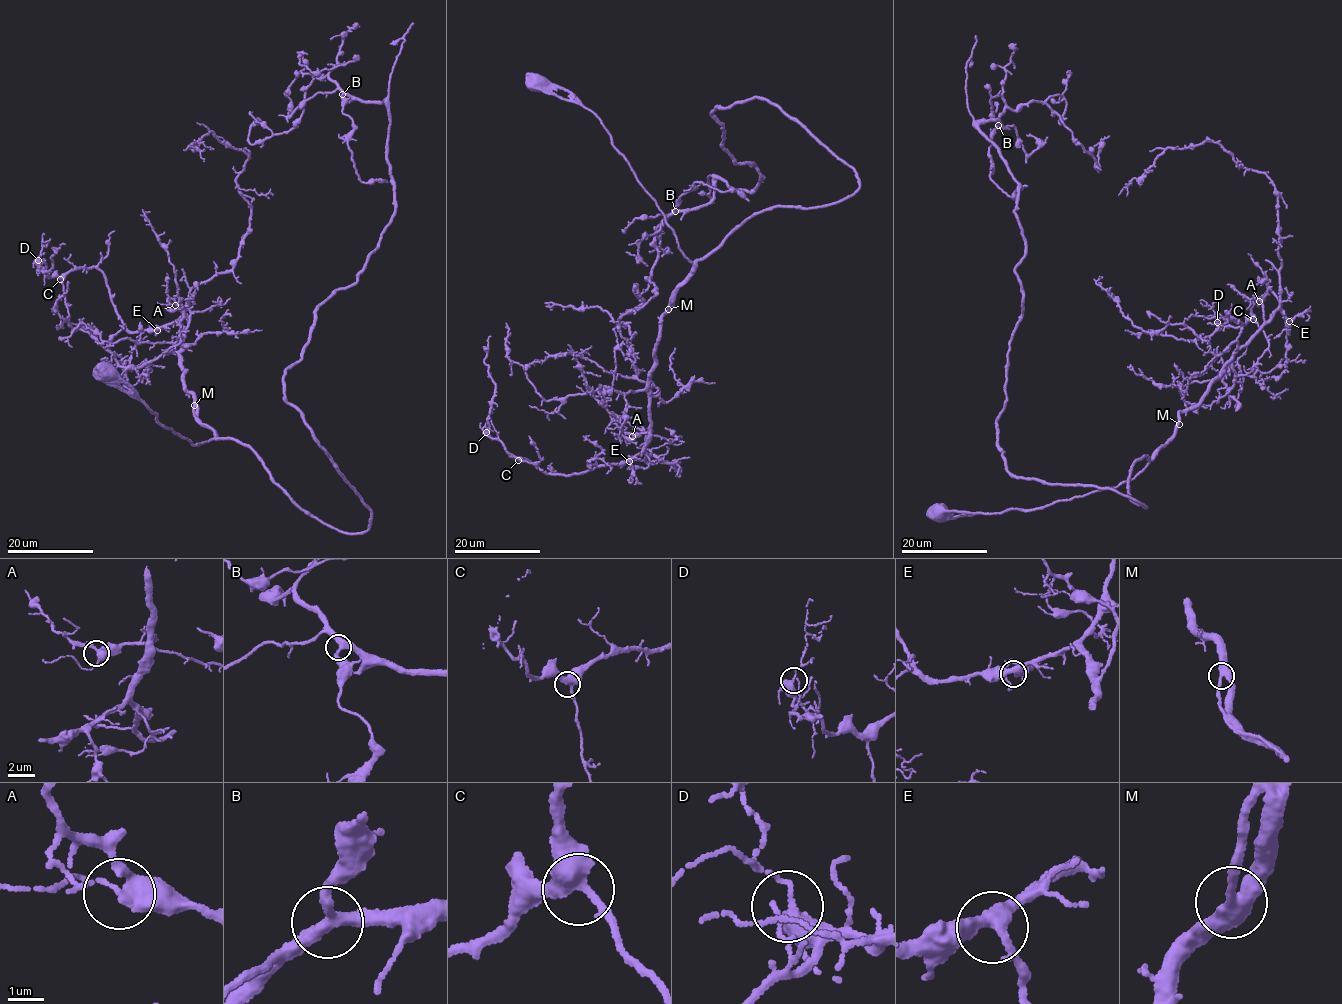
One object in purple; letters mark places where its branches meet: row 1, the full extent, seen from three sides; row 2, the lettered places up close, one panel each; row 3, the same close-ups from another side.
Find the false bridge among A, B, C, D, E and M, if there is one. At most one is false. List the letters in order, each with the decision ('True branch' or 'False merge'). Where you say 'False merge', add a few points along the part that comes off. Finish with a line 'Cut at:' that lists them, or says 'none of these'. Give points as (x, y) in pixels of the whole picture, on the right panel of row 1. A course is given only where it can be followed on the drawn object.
A: True branch
B: True branch
C: True branch
D: True branch
E: True branch
M: True branch
Cut at: none of these

